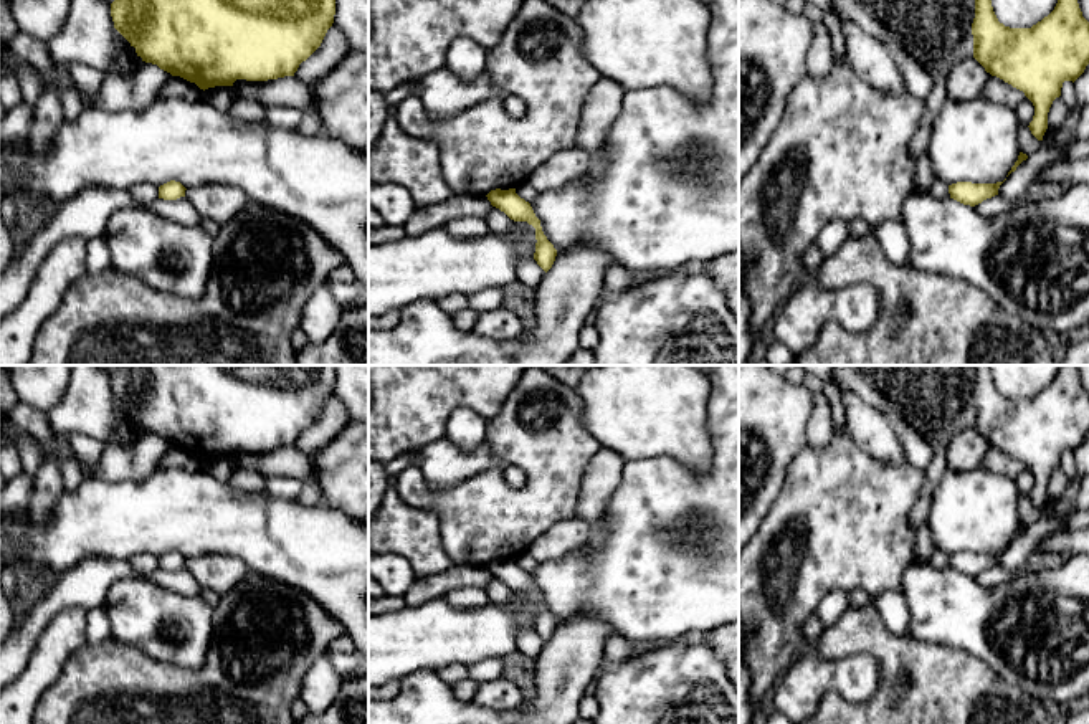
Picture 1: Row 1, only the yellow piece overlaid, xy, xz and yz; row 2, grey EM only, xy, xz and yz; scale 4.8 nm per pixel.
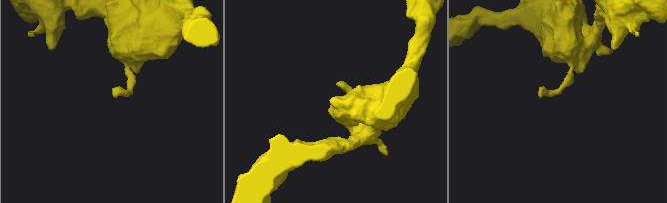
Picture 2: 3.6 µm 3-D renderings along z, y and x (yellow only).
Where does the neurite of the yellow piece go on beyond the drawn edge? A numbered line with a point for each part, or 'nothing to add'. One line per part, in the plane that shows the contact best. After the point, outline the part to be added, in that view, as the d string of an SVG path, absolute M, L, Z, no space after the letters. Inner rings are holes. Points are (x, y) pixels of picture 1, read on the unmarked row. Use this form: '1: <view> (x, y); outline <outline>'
nothing to add

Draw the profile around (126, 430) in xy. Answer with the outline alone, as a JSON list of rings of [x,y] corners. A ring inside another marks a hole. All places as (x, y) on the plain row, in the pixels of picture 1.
[[[117,402],[119,422],[114,428],[109,443],[129,446],[140,433],[142,428],[136,423],[136,418]]]

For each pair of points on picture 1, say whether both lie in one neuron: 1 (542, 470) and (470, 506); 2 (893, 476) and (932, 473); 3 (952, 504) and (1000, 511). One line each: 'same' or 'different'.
1: same
2: different
3: same

